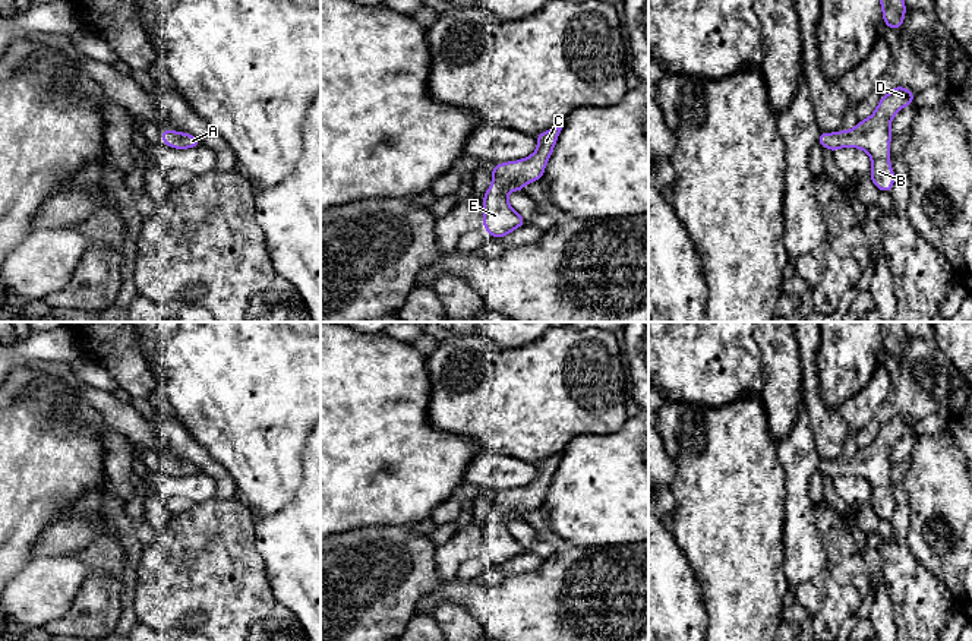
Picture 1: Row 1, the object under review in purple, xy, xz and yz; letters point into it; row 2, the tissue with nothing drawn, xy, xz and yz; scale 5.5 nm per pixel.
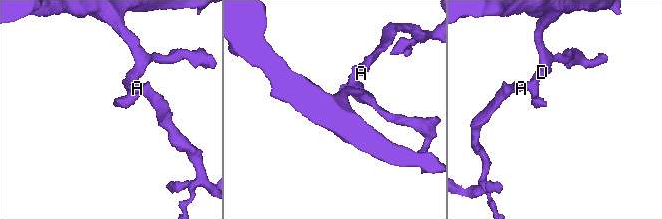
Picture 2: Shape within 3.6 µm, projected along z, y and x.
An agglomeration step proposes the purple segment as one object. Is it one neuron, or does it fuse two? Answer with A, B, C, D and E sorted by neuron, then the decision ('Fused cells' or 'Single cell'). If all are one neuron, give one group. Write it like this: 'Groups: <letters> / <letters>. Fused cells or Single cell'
Groups: A B C D E. Single cell

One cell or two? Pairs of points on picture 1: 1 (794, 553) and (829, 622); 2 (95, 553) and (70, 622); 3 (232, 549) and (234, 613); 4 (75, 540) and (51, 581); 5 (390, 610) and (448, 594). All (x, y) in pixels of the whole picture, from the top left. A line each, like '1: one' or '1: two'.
1: two
2: one
3: one
4: two
5: two

